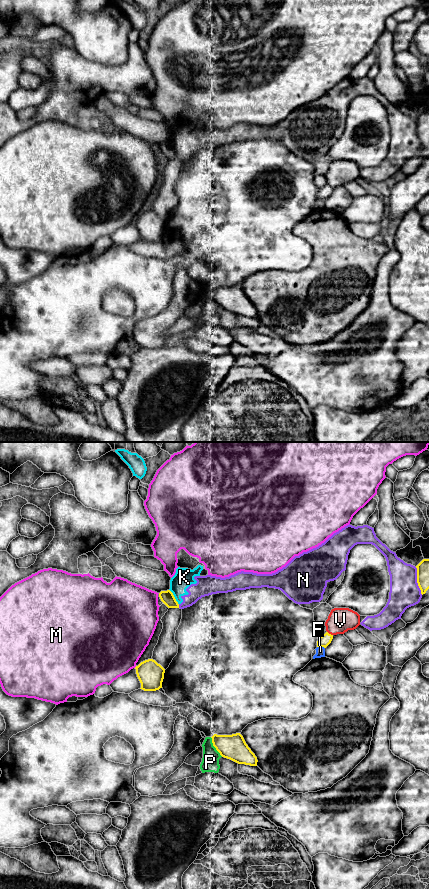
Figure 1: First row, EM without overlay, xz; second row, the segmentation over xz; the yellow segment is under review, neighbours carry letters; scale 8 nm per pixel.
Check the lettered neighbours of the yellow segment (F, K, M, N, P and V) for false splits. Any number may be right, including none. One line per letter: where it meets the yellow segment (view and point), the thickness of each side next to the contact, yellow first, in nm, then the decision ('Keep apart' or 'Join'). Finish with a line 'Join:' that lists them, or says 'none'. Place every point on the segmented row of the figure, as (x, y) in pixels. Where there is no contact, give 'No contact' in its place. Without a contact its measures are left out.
F: Touches yellow at xz (321, 646). Thickness 100 nm (yellow) against 80 nm. Keep apart
K: Touches yellow at xz (174, 597). Thickness 110 nm (yellow) against 160 nm. Keep apart
M: No contact. Keep apart
N: Touches yellow at xz (417, 581). Thickness 100 nm (yellow) against 240 nm. Keep apart
P: Touches yellow at xz (214, 746). Thickness 200 nm (yellow) against 140 nm. Keep apart
V: Touches yellow at xz (330, 634). Thickness 100 nm (yellow) against 200 nm. Keep apart
Join: none

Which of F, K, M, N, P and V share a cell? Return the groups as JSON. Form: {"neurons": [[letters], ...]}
{"neurons": [["F", "P", "V"], ["K", "N"], ["M"]]}

